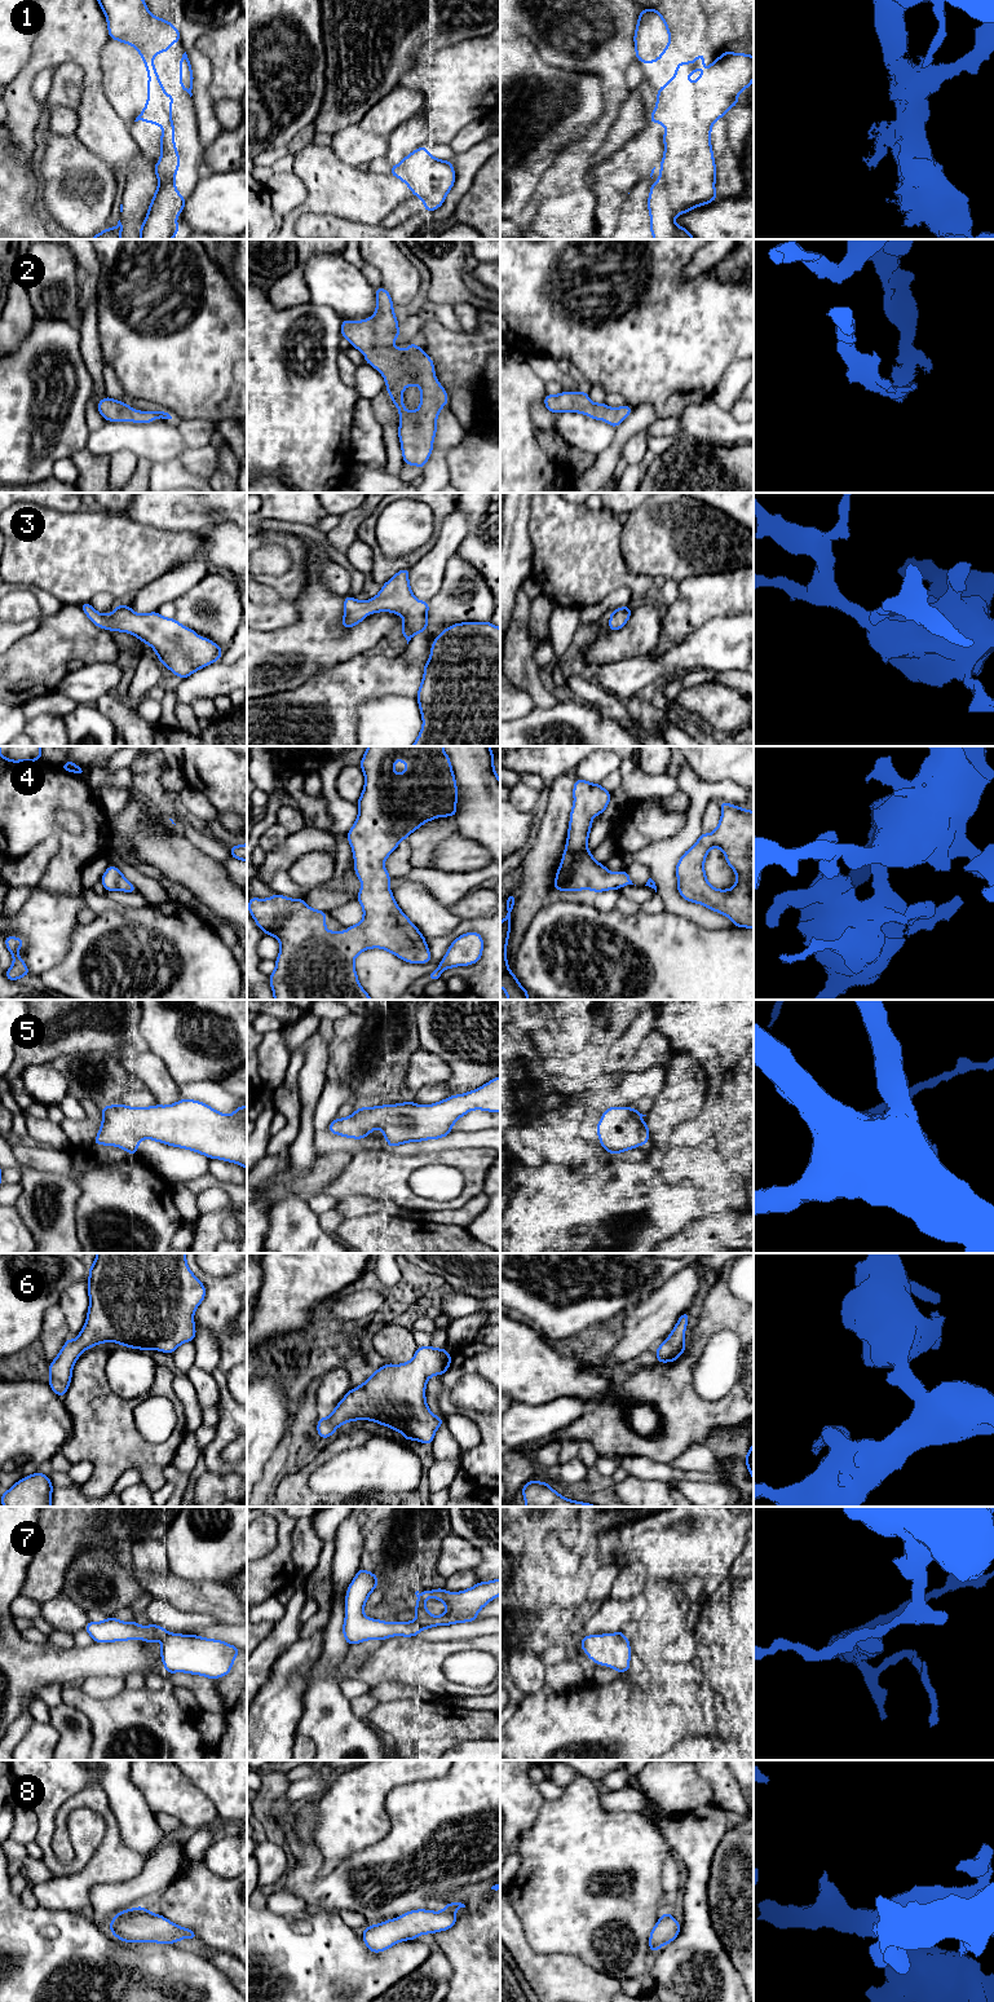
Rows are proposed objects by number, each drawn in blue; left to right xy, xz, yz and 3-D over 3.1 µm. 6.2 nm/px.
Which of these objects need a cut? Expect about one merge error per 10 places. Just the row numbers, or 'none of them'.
7

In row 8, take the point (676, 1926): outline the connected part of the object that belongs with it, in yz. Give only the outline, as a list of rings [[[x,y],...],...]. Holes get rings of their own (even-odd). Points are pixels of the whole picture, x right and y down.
[[[668,1911],[663,1913],[650,1932],[650,1950],[655,1953],[663,1945],[672,1943],[677,1937],[680,1928],[680,1923]]]

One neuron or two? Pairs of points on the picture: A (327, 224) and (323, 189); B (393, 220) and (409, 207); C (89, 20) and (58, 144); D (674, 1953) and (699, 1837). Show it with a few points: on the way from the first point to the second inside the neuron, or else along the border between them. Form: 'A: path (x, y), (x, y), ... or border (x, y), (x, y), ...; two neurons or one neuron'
A: border (296, 220), (304, 215), (334, 215), (356, 223); two neurons
B: path (397, 216), (405, 211); one neuron
C: border (75, 135), (97, 157); two neurons
D: path (696, 1925), (698, 1865); one neuron

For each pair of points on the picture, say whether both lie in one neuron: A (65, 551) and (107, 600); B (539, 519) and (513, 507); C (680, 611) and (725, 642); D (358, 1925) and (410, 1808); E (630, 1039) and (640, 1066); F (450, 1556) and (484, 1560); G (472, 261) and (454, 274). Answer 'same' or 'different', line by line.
A: different
B: different
C: different
D: different
E: different
F: same
G: same

